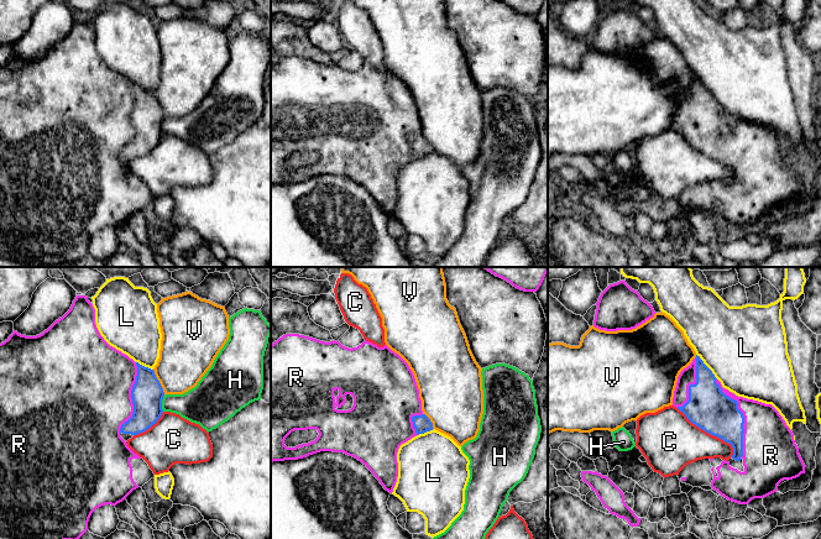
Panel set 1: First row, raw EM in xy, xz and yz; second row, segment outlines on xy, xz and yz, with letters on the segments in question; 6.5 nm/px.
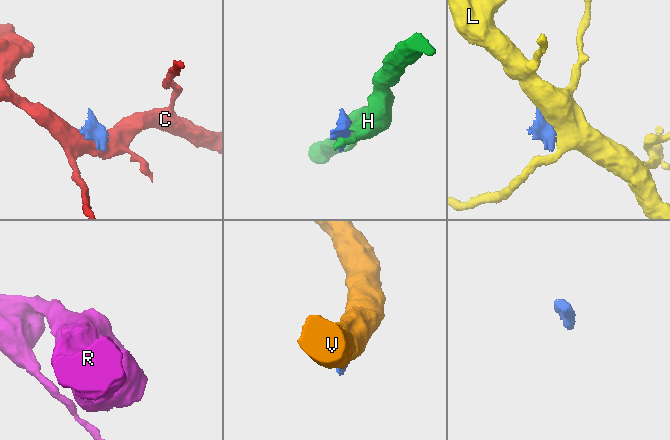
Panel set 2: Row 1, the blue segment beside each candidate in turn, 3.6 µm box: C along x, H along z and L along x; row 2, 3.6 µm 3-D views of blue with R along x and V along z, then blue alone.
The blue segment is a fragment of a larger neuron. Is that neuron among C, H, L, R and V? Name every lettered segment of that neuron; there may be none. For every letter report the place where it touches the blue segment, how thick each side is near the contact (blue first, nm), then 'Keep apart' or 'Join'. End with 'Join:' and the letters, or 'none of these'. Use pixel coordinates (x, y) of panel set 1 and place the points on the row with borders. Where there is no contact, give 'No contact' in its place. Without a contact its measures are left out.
C: Touches blue at yz (710, 433). Thickness 280 nm (blue) against 360 nm. Keep apart
H: Touches blue at xy (161, 403). Thickness 200 nm (blue) against 240 nm. Keep apart
L: Touches blue at yz (706, 366). Thickness 260 nm (blue) against 480 nm. Keep apart
R: Touches blue at yz (742, 415). Thickness 280 nm (blue) against 340 nm. Join
V: Touches blue at xy (158, 382). Thickness 200 nm (blue) against 340 nm. Keep apart
Join: R

